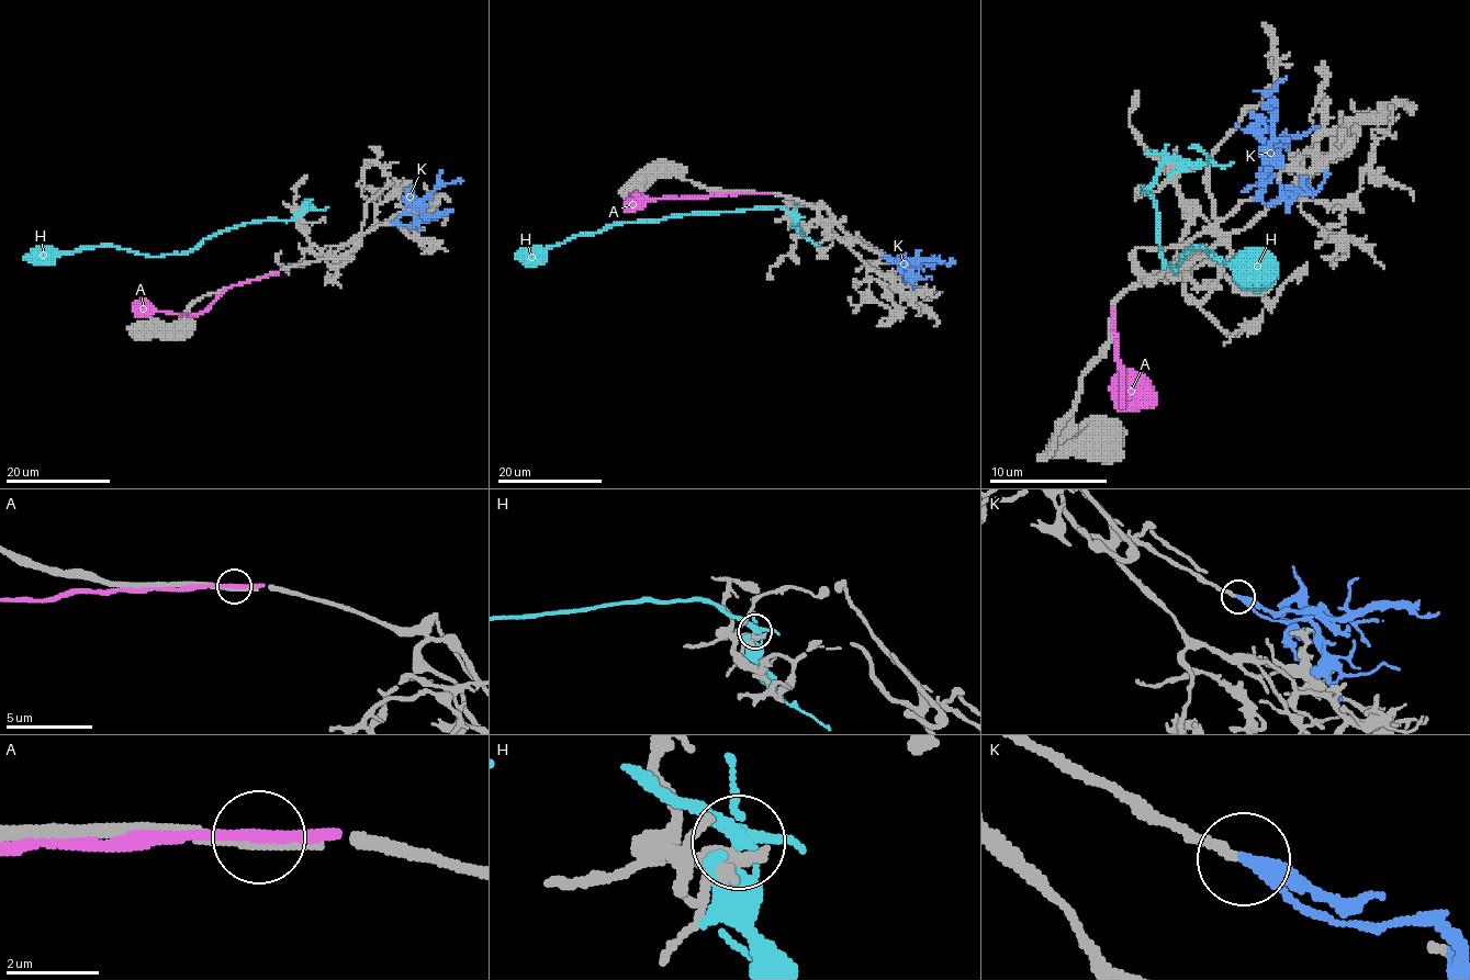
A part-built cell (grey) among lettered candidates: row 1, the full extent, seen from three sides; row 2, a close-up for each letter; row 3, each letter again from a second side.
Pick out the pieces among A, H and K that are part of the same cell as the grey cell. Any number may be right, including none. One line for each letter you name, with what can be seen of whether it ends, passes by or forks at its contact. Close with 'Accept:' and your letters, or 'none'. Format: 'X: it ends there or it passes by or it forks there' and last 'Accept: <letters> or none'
K: it passes by
Accept: K

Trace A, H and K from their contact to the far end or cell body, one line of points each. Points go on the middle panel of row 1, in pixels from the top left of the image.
A: (762, 192), (644, 199), (625, 204)
H: (795, 216), (780, 206), (755, 206), (618, 223), (592, 233), (572, 235), (560, 244), (529, 248), (515, 258)
K: (884, 256), (893, 260), (949, 263), (952, 259)

